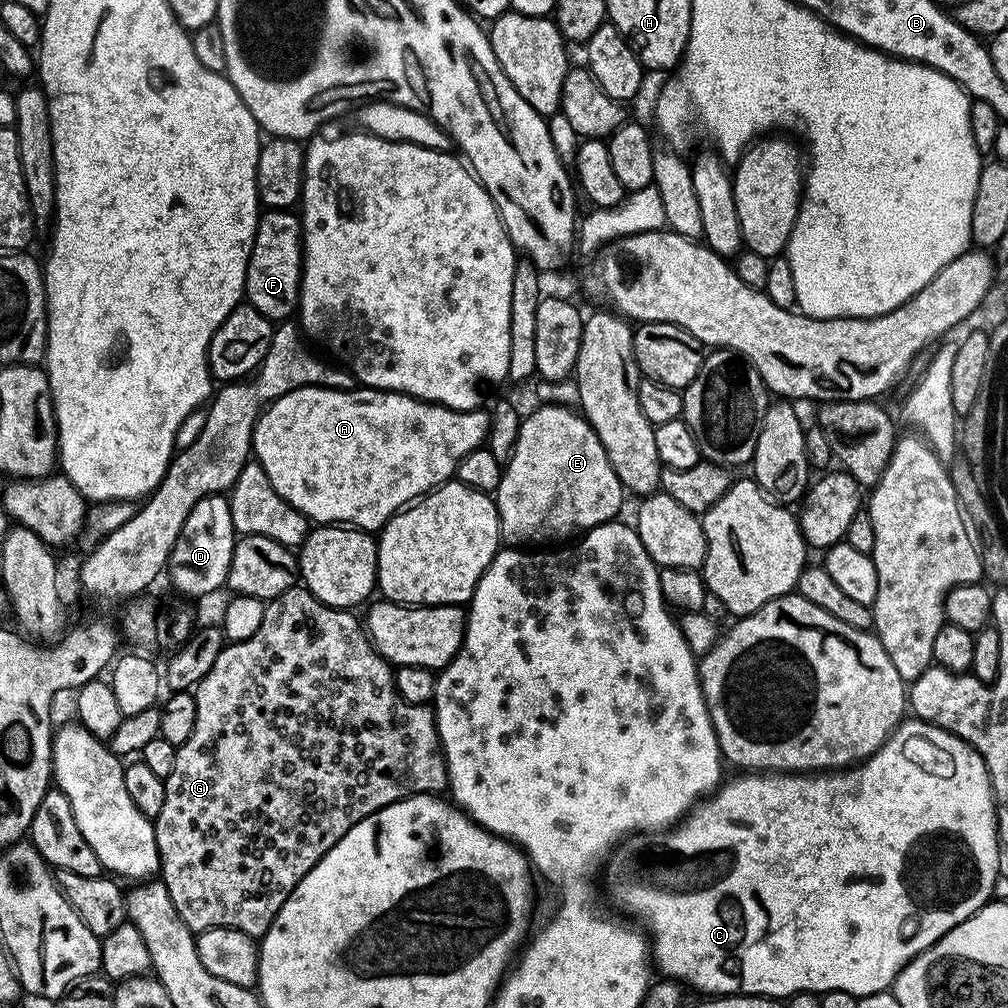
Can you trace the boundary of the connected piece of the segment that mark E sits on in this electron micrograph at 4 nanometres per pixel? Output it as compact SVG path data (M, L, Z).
M540 404L536 406L536 409L529 416L527 413L521 419L520 429L518 430L518 442L514 442L512 456L508 463L503 465L500 481L494 493L498 518L500 519L501 541L508 546L548 546L551 545L548 544L551 540L560 540L556 542L571 541L573 538L588 532L591 528L596 528L599 524L613 523L619 517L616 515L619 514L620 507L624 504L624 496L626 497L626 489L622 486L618 474L614 474L614 466L610 466L610 458L606 458L606 450L602 446L602 442L598 442L598 434L588 425L583 415L579 411L563 404Z

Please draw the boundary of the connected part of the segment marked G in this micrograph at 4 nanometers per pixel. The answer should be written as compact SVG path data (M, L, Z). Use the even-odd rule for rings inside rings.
M293 586L290 590L278 594L274 599L265 603L264 613L262 614L262 626L258 626L258 630L254 630L254 634L250 634L250 638L225 643L224 649L220 651L217 660L214 661L214 666L210 666L210 674L206 674L206 678L202 678L202 682L198 682L195 686L194 695L196 697L196 705L198 706L198 714L194 718L194 734L190 734L190 738L186 738L186 742L177 747L176 757L174 758L174 770L164 780L166 802L162 802L162 810L158 810L158 814L154 818L158 854L160 855L159 879L164 883L166 890L170 894L170 902L174 902L174 910L178 910L182 922L186 922L186 926L193 934L199 934L211 928L233 928L239 932L245 932L247 936L262 938L268 932L268 927L274 922L278 910L282 910L286 898L296 888L296 884L302 882L305 874L340 841L346 834L346 830L350 830L355 824L362 822L362 818L366 818L394 802L405 800L407 796L440 794L448 787L448 767L444 761L444 753L440 751L435 711L431 707L423 704L411 704L401 698L396 689L393 665L377 654L371 640L366 635L365 629L362 627L361 621L359 624L352 615L351 611L342 608L331 608L329 604L323 604L313 592L309 592L303 586Z

